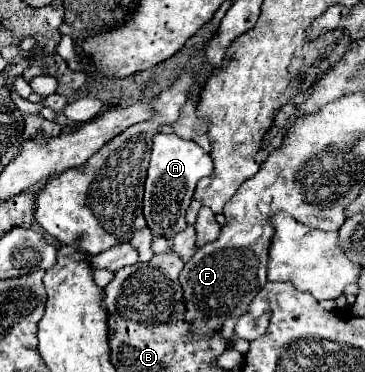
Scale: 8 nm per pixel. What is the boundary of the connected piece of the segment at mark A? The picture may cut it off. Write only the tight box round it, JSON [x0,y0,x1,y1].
[143,134,213,238]

